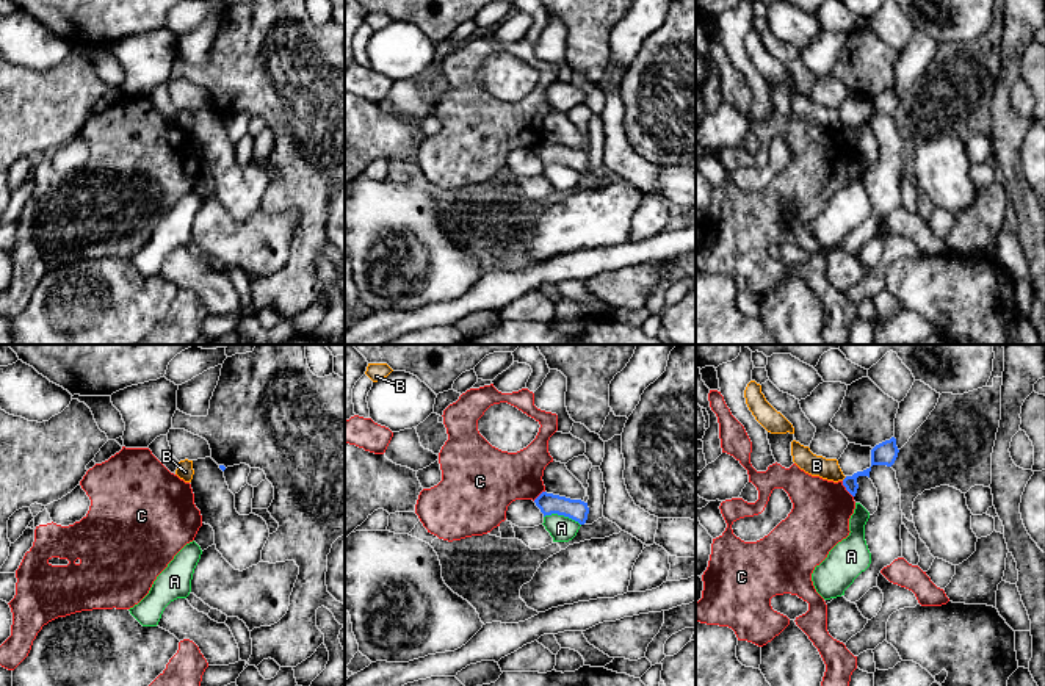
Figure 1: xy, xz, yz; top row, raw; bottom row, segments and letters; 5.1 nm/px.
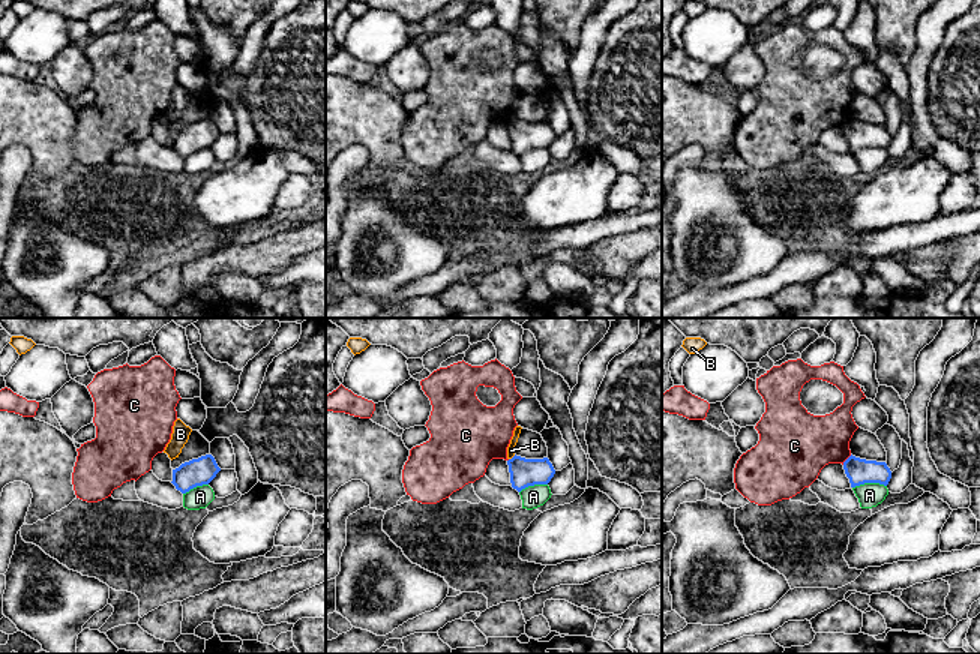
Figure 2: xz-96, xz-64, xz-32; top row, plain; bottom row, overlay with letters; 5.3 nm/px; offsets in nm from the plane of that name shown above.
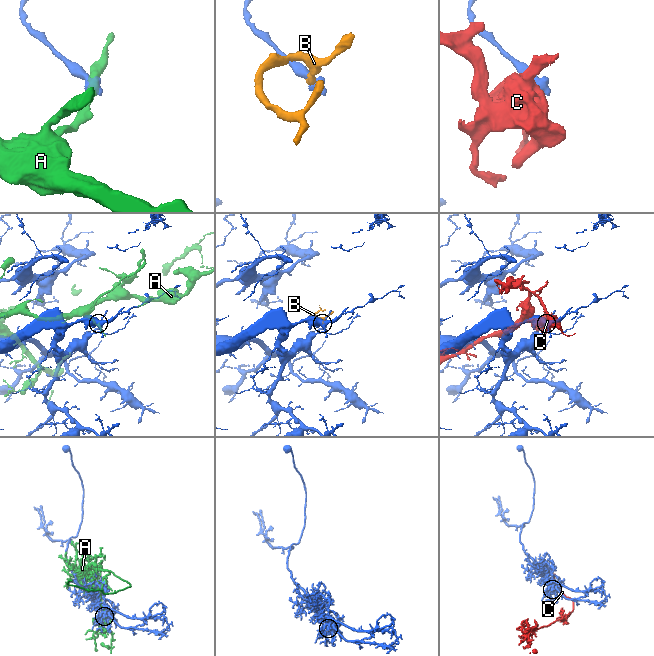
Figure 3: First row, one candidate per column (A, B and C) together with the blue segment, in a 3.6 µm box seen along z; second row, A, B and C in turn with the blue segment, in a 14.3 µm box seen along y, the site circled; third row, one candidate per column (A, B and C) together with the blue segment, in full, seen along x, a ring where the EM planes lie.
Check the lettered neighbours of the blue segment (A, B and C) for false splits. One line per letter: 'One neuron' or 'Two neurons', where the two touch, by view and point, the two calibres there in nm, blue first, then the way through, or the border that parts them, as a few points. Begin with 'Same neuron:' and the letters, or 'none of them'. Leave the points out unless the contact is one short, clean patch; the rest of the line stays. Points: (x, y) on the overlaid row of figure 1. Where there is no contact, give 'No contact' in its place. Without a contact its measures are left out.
Same neuron: none of them
A: Two neurons. Touches blue at xz (563, 514). Thickness 110 nm (blue) against 130 nm
B: Two neurons. Touches blue at yz (845, 478). Thickness 120 nm (blue) against 110 nm. Boundary: yz (846, 476), (842, 480)
C: Two neurons. Touches blue at yz (846, 489). Thickness 110 nm (blue) against 300 nm

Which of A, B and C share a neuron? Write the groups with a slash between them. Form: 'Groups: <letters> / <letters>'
Groups: A / B / C

